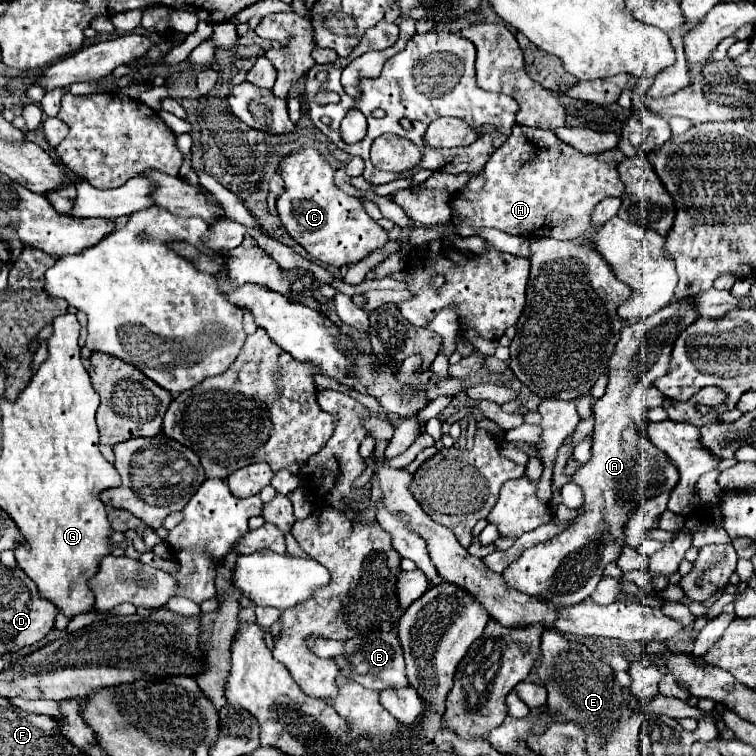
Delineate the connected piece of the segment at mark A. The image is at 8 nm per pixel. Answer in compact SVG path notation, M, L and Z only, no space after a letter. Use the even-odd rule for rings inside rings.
M682 300L628 324L622 330L616 352L608 364L610 380L606 394L594 402L592 458L572 476L584 490L584 504L578 508L578 516L570 522L568 530L562 530L548 542L528 548L508 566L502 576L510 588L528 596L540 596L558 606L584 602L596 590L604 568L620 558L622 548L626 546L624 526L632 516L632 510L640 508L644 500L654 498L656 494L674 490L680 480L678 468L662 450L656 450L656 446L648 442L648 434L644 434L644 426L648 426L646 388L668 372L670 350L676 336L698 316L692 302ZM630 414L636 414L636 422L632 422Z

